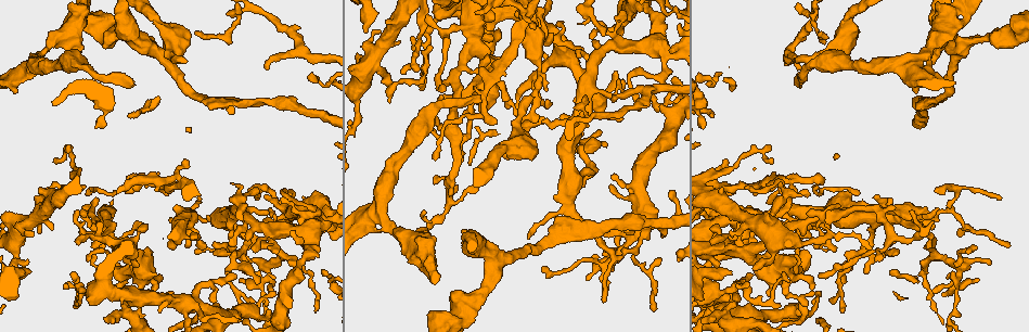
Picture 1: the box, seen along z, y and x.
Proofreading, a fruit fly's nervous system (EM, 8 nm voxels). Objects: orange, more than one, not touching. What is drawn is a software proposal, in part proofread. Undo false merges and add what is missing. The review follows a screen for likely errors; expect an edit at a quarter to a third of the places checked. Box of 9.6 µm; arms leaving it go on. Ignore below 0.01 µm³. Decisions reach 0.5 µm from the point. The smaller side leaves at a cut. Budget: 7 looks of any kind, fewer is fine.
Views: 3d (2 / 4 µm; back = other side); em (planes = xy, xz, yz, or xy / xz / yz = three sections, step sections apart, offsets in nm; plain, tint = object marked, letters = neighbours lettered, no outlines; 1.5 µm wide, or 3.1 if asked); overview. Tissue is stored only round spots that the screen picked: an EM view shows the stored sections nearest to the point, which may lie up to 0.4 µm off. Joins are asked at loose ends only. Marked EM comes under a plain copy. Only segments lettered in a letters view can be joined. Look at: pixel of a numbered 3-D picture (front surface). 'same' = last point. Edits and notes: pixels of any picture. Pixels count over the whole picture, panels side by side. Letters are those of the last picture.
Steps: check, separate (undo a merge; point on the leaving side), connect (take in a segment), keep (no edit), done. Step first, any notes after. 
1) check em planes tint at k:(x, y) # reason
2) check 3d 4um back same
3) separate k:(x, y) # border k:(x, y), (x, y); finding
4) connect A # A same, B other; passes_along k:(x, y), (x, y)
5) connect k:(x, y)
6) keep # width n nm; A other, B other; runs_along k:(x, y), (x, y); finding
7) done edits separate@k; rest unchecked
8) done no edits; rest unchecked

check em planes letters at 1:(533, 98) # branch stops here

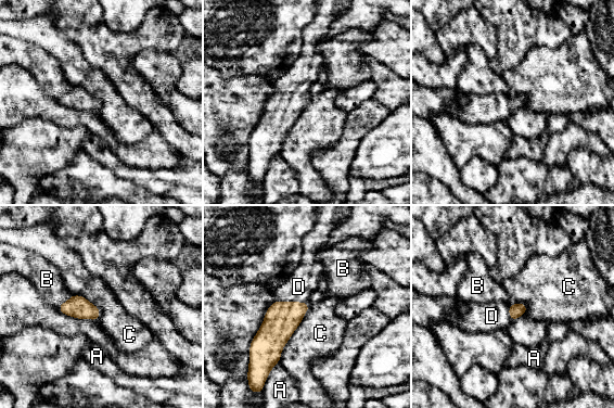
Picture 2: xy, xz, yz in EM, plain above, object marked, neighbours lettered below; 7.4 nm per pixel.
connect D # A other, B other, C other, D same; passes_along 2:(281, 319), (293, 302), (298, 287); the cell continues

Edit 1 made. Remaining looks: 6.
check em planes letters at 1:(603, 36) # branch stops here

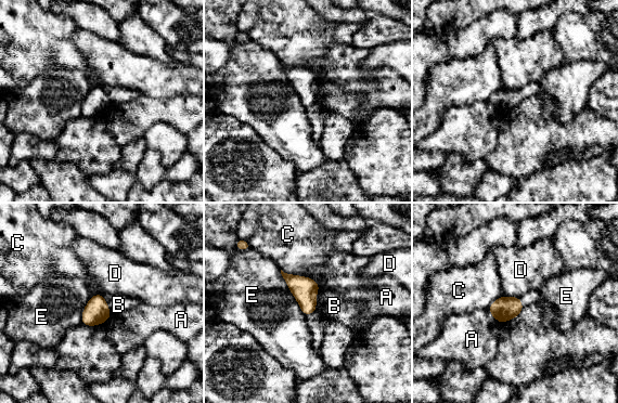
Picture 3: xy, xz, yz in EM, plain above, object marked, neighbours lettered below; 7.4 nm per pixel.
keep # width 160 nm; A other, B other, C other, D other, E other; border 3:(280, 270), (287, 288), (306, 316); none of them fits

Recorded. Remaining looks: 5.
check em xz step 4 letters at 1:(933, 63) # an open end

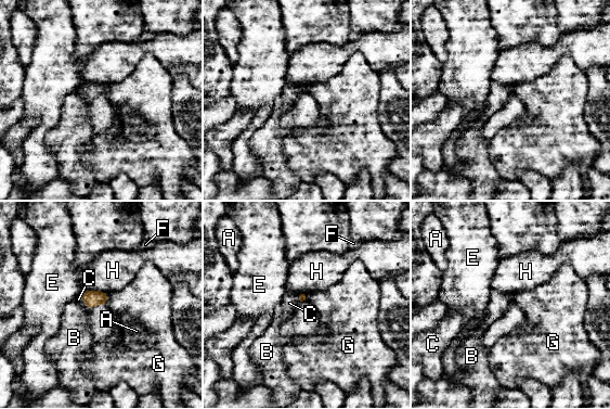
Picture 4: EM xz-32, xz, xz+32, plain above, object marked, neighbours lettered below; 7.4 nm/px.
keep # A other, B other, C other, E other, F other, G other, H other; border 4:(108, 293), (106, 305); no lettered segment goes on from it

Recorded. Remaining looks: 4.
done edits connect@2; rest unchecked

